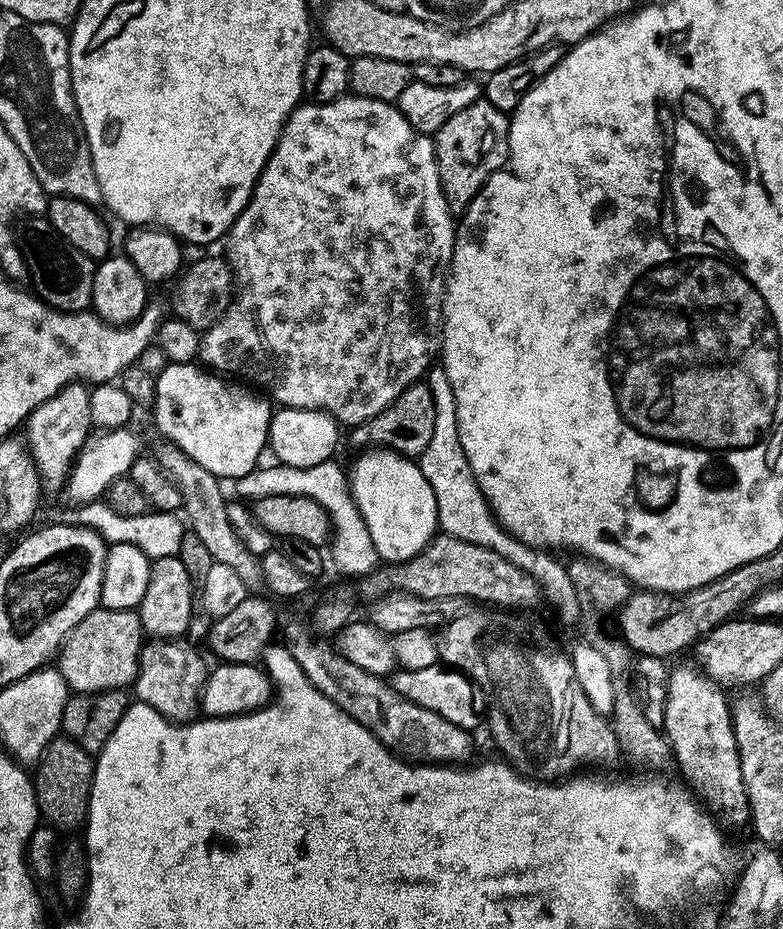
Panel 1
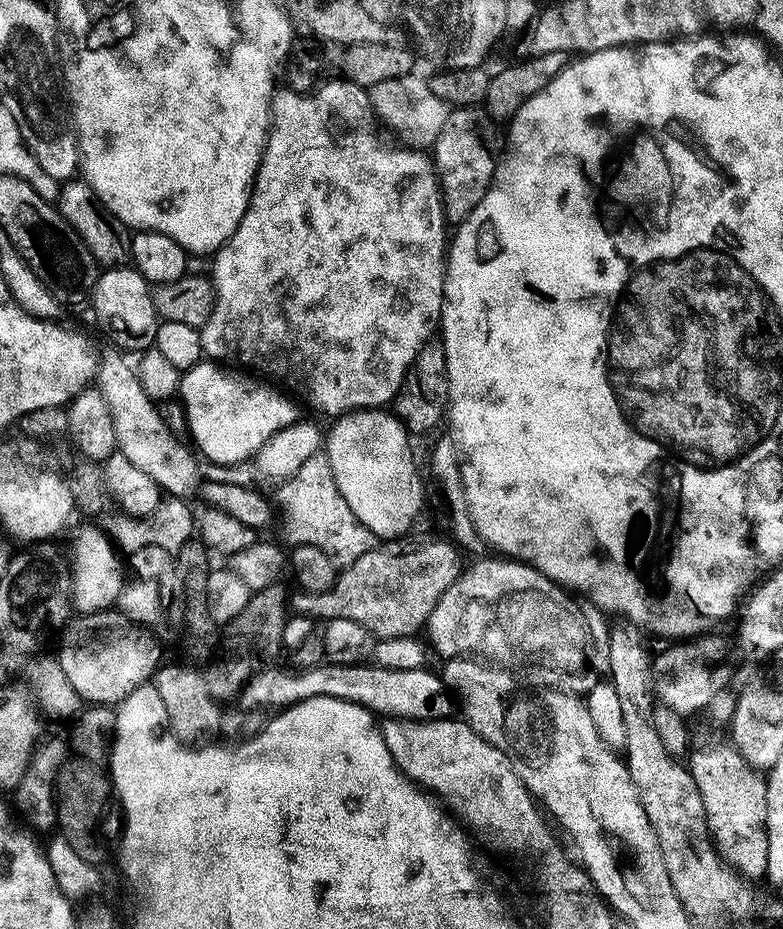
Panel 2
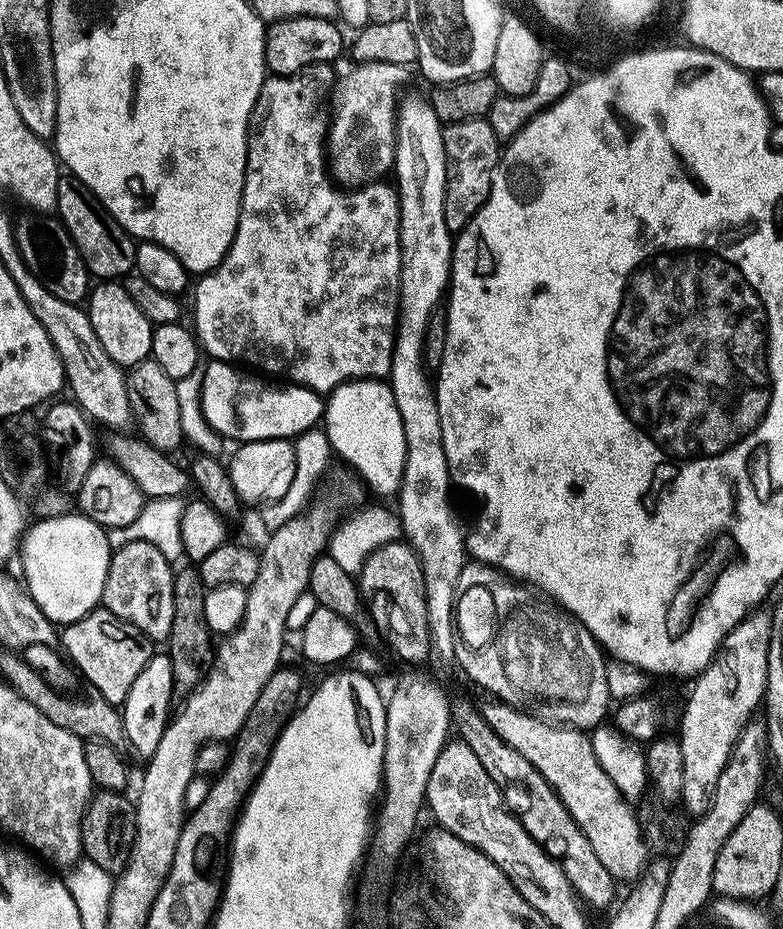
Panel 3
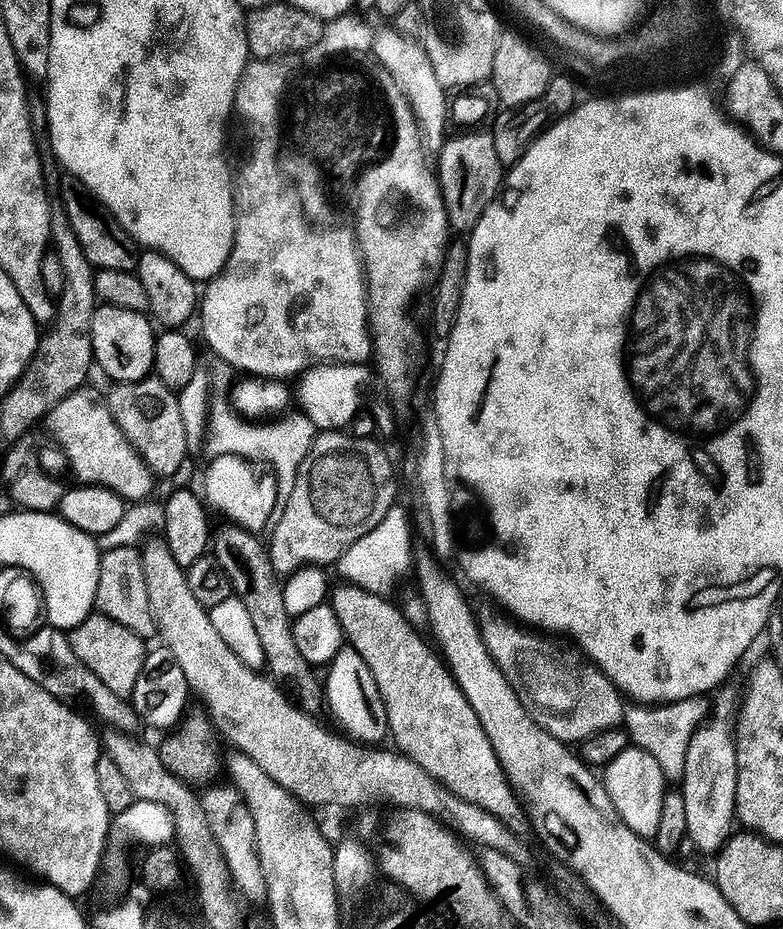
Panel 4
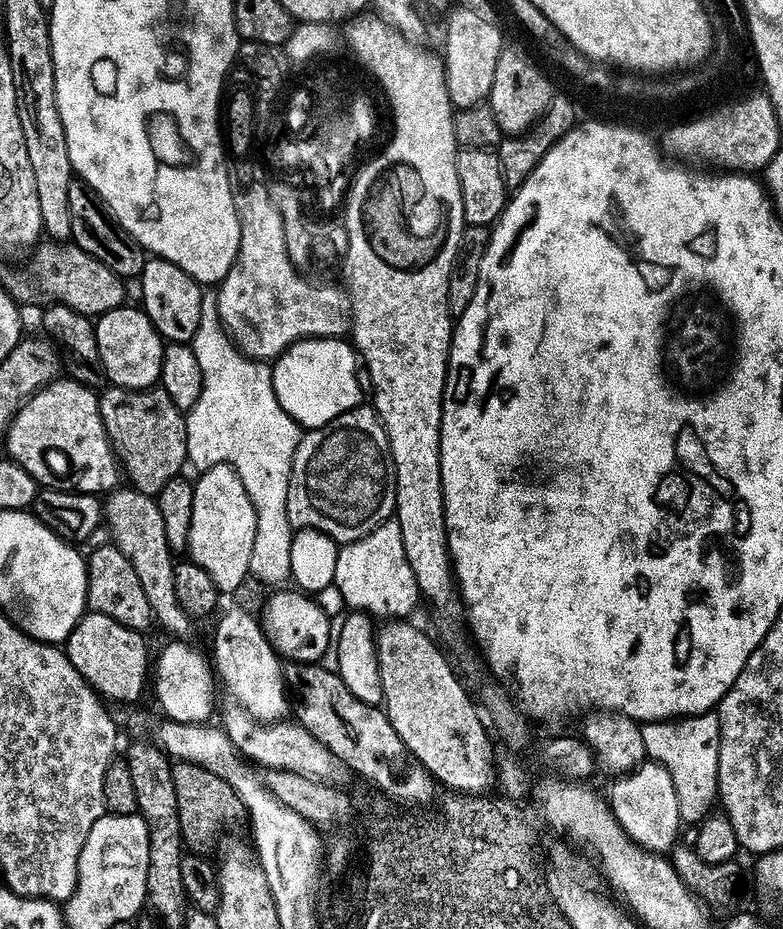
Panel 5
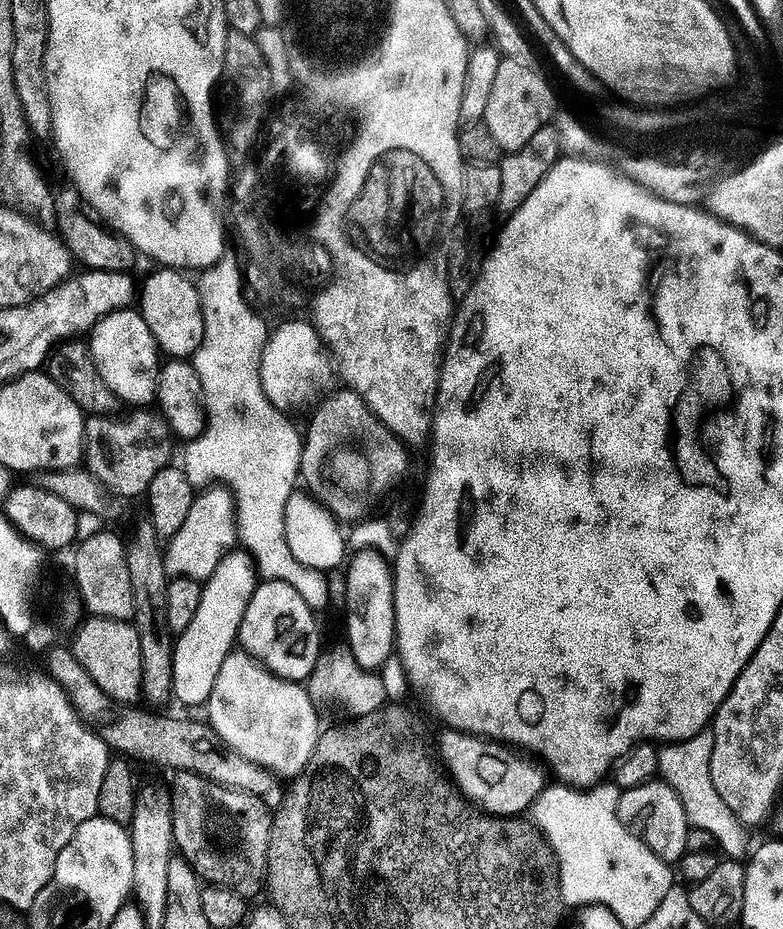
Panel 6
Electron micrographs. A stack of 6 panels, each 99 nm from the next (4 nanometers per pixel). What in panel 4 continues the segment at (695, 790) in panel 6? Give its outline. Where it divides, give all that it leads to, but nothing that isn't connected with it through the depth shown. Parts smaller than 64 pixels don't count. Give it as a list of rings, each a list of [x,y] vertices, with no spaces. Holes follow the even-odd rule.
[[[695,696],[673,704],[629,707],[624,713],[623,727],[628,733],[629,741],[658,762],[668,782],[680,782],[683,781],[686,770],[686,754],[690,750],[690,742],[697,730],[704,727],[709,716],[709,701]]]

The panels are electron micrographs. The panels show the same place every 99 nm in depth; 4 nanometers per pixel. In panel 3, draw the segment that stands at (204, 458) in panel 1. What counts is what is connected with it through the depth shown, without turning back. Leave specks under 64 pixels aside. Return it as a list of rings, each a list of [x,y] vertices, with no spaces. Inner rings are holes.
[[[226,362],[209,365],[202,386],[202,411],[210,427],[225,439],[239,439],[242,444],[263,439],[291,441],[315,429],[325,419],[326,404],[321,393],[299,386],[268,388],[264,392],[263,412],[260,409],[260,384],[256,379],[238,372],[234,369],[237,367]]]

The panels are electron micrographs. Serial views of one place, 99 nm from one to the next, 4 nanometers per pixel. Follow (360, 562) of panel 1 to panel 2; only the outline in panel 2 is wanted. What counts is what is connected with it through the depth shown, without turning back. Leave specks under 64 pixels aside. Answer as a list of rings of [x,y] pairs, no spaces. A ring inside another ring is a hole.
[[[327,455],[310,459],[302,471],[281,488],[282,502],[287,510],[284,538],[291,547],[317,547],[338,568],[353,565],[363,554],[377,547],[376,536],[358,522],[349,503],[338,490]]]

